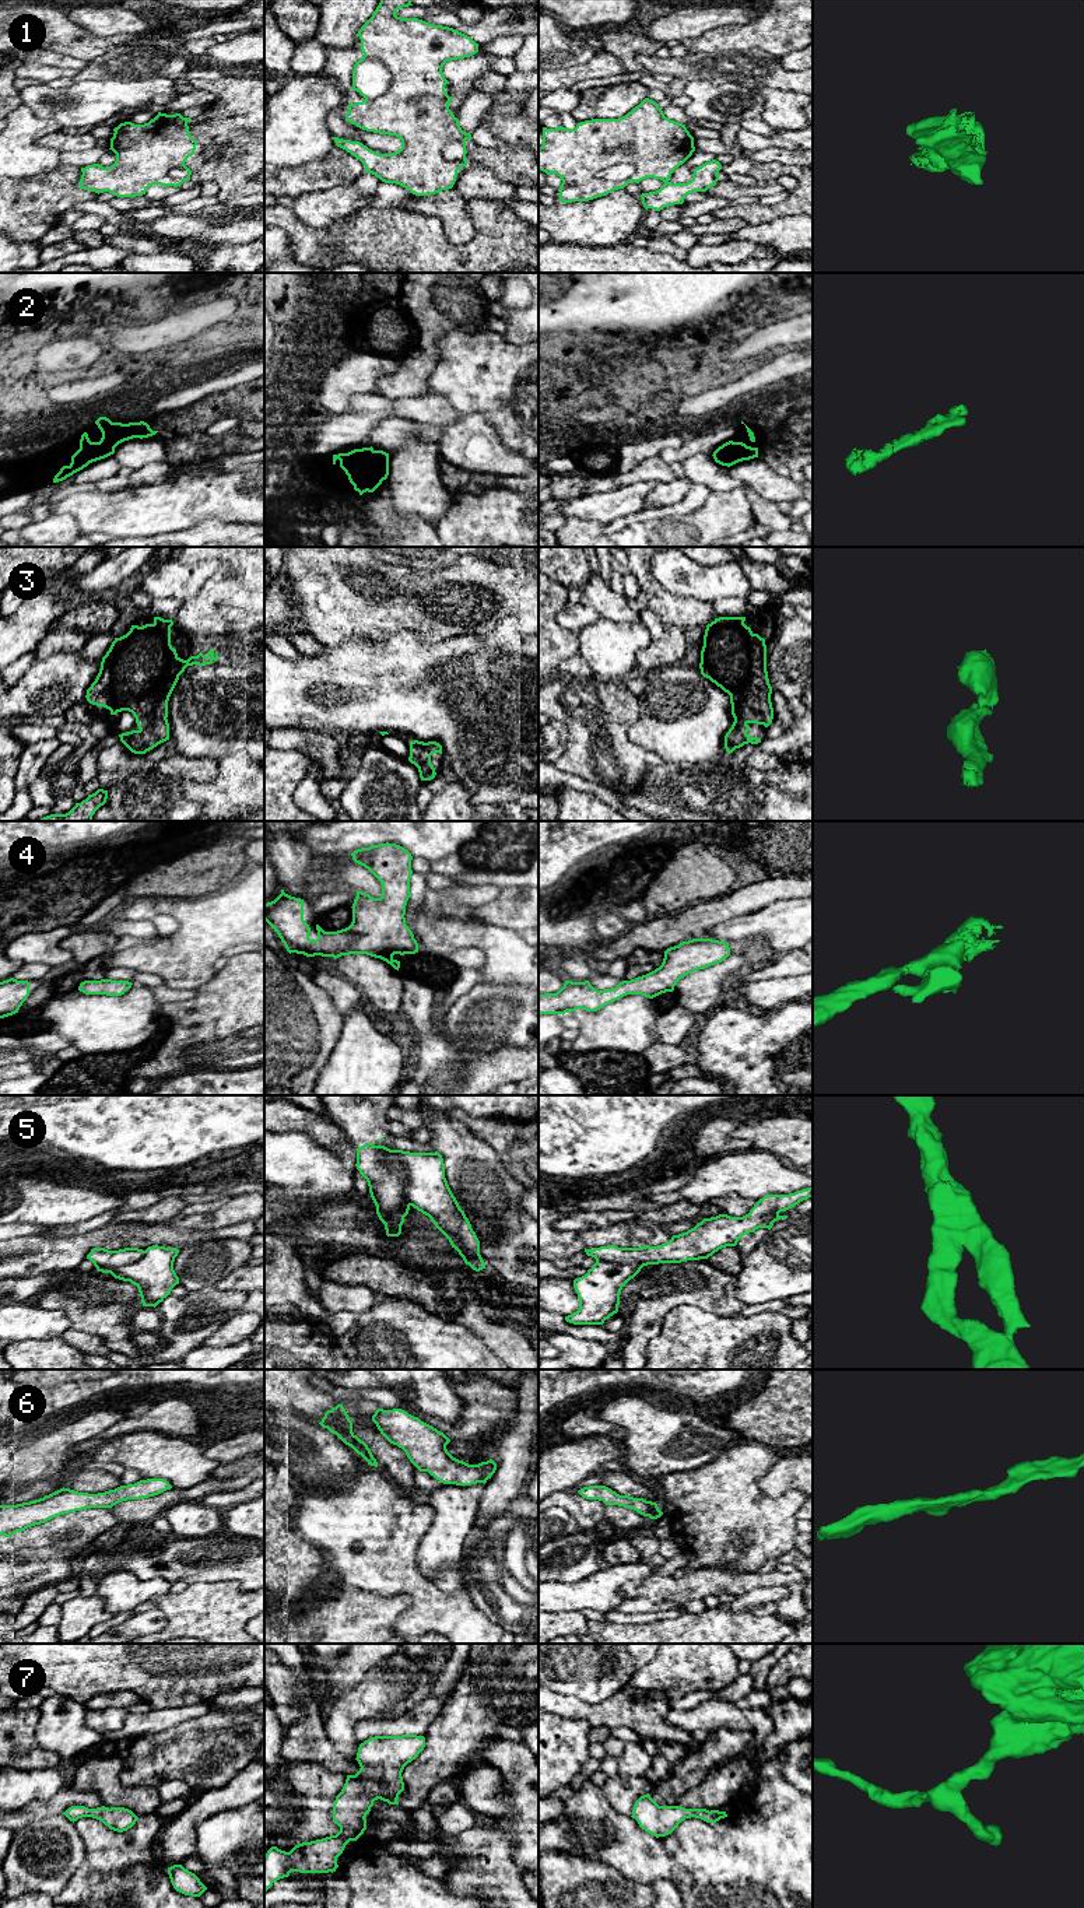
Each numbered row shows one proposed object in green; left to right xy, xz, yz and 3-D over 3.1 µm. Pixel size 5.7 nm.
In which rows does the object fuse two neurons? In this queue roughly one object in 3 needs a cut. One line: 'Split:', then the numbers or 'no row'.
Split: 5

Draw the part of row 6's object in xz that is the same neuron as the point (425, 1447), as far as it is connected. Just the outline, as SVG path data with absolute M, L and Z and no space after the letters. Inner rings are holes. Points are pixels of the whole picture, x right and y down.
M378 1409L372 1421L390 1444L406 1452L420 1472L428 1472L443 1484L485 1484L497 1470L492 1459L469 1465L453 1458L446 1449L450 1439L443 1432L401 1409Z

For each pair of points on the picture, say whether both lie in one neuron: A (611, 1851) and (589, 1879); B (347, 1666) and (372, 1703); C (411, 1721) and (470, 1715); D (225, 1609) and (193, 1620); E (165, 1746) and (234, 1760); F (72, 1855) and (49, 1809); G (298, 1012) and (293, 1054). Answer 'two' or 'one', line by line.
A: two
B: two
C: two
D: one
E: one
F: two
G: one

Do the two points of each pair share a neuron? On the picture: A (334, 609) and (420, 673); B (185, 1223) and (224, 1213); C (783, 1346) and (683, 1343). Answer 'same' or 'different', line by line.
A: different
B: same
C: same

